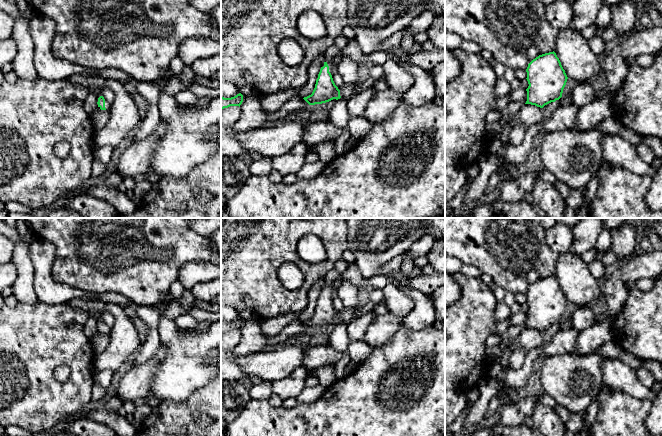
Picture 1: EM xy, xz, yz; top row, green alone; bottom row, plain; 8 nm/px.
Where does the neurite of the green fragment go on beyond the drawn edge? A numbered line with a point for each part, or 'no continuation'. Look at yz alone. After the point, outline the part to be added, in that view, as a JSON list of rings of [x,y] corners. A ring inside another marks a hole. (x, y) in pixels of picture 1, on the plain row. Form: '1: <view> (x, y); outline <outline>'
no continuation

